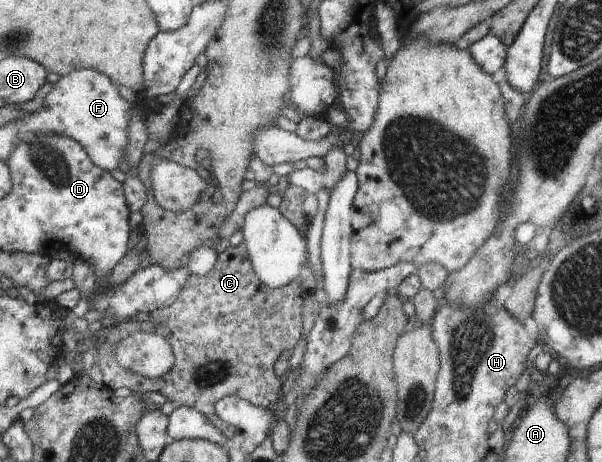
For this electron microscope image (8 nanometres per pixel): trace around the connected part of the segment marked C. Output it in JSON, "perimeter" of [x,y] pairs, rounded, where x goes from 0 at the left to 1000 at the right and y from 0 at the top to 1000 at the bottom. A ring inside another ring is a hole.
{"perimeter":[[[400,524],[395,532],[380,532],[370,545],[364,550],[360,569],[357,569],[357,578],[342,595],[342,597],[326,597],[316,595],[307,610],[306,623],[296,634],[294,647],[281,662],[272,665],[256,675],[248,677],[249,690],[241,697],[234,697],[231,690],[218,690],[218,693],[204,693],[198,699],[188,701],[181,706],[173,719],[171,742],[163,751],[163,777],[159,781],[168,794],[168,807],[173,812],[173,831],[181,835],[188,846],[198,842],[198,838],[214,838],[218,846],[224,855],[238,857],[243,848],[254,851],[267,851],[267,855],[274,855],[284,872],[291,881],[294,879],[314,879],[329,890],[344,907],[350,920],[355,920],[357,926],[367,931],[367,937],[372,937],[372,944],[377,950],[384,950],[387,939],[390,937],[389,924],[380,920],[377,913],[372,913],[355,887],[355,877],[359,868],[365,864],[380,859],[380,857],[394,857],[404,864],[404,868],[414,870],[417,877],[430,879],[444,883],[450,872],[457,872],[460,861],[468,857],[468,831],[470,825],[465,825],[460,812],[457,812],[457,801],[453,794],[460,779],[465,775],[467,764],[473,760],[473,755],[487,755],[497,734],[500,734],[500,725],[503,725],[503,697],[500,690],[500,658],[512,639],[517,639],[518,630],[510,630],[497,606],[483,606],[477,617],[467,619],[465,623],[449,623],[444,615],[439,615],[422,589],[415,556],[412,554],[412,539],[409,537],[407,524]],[[228,721],[254,721],[266,727],[274,729],[277,738],[281,738],[282,749],[286,751],[289,775],[292,777],[287,794],[271,814],[262,816],[261,820],[248,820],[238,816],[231,810],[223,810],[221,805],[211,803],[204,799],[191,777],[188,768],[188,758],[193,753],[194,742],[198,742],[204,732],[211,727],[228,723]]]}

